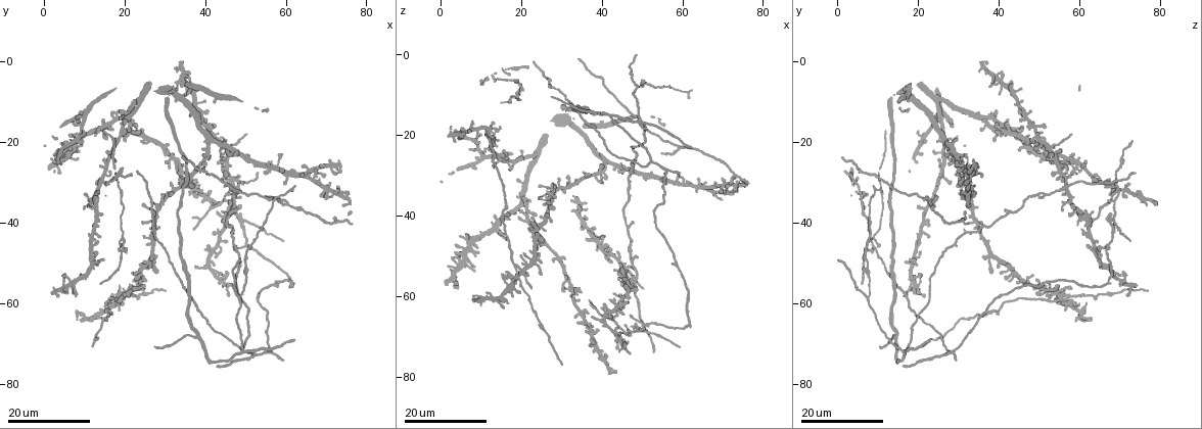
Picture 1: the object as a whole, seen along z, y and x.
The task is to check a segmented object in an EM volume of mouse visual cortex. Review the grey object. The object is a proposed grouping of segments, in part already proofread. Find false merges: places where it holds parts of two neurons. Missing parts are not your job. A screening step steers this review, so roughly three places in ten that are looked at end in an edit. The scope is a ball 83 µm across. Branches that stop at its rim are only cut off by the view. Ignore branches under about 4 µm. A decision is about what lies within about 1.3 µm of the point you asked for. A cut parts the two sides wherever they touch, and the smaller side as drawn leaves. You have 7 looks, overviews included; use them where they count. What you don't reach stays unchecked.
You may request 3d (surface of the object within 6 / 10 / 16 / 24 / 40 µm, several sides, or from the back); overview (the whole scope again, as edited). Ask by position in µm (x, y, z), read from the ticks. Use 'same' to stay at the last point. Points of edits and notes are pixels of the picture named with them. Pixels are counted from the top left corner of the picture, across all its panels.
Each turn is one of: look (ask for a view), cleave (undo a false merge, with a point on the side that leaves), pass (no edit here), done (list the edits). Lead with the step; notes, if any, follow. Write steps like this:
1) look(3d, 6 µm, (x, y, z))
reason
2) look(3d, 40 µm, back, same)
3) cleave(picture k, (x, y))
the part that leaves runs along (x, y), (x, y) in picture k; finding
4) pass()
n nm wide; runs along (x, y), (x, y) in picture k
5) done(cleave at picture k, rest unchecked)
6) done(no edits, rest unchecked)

look(3d, 24 µm, (46.5, 32.0, 69.0))
three arms meet

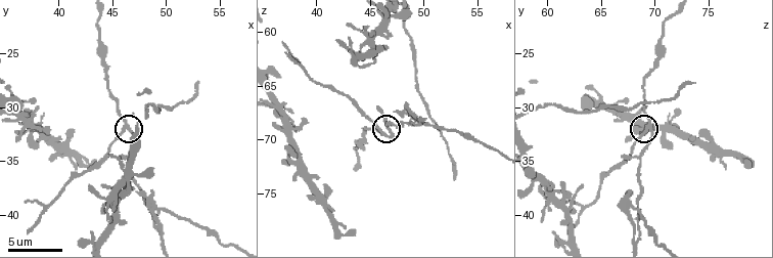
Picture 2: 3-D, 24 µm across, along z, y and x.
look(3d, 10 µm, (46.0, 32.2, 69.2))

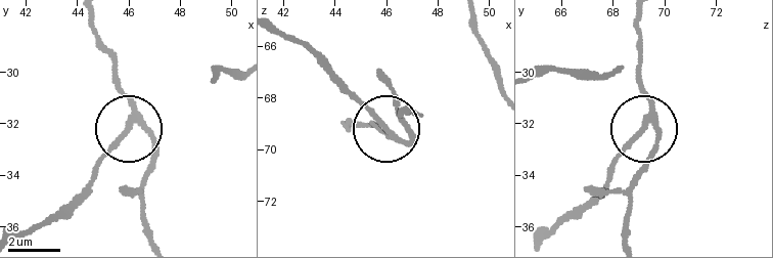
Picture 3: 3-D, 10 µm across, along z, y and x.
cleave(picture 3, (116, 148))
side arm 15 µm; the part that leaves runs along (134, 119), (127, 136), (88, 183), (21, 231) in picture 3; a second neuron is stuck on

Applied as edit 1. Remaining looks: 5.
look(3d, 24 µm, (19.0, 59.5, 52.5))
side arm on a straight run

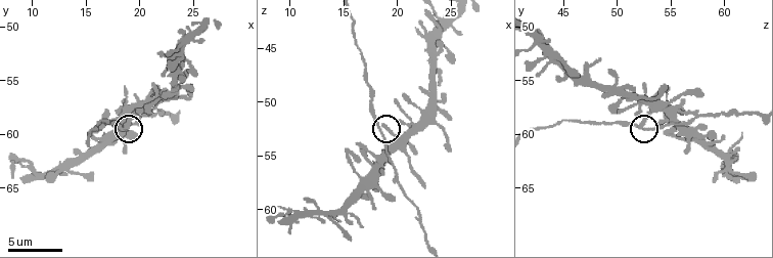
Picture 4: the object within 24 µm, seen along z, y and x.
look(3d, 6 µm, (18.4, 59.4, 52.4))
zoom in

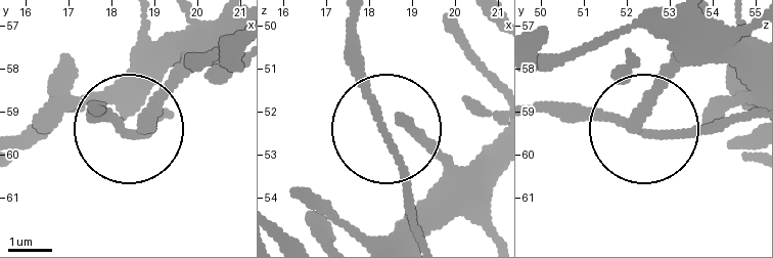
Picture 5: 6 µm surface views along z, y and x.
pass()
side arm 26 µm; runs along (492, 137), (448, 167), (385, 123), (356, 20) in picture 5; all the same neuron

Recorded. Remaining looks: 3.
look(3d, 24 µm, (34.5, 55.5, 15.5))
three-way junction

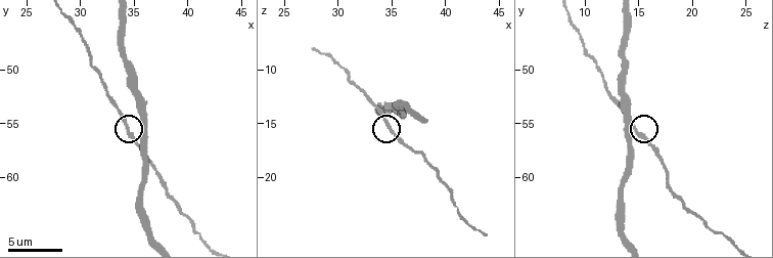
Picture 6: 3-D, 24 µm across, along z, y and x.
look(3d, 10 µm, (34.6, 56.0, 15.0))
zoom in

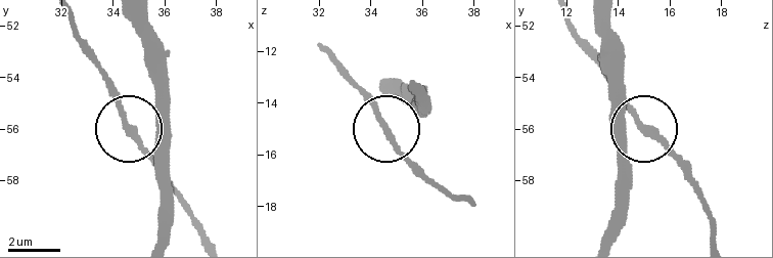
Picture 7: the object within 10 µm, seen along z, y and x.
pass()
side arm 87 µm; runs along (137, 17), (157, 117), (131, 126), (106, 80) in picture 7; all the same neuron

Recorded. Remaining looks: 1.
done(cleave at picture 3, rest unchecked)

